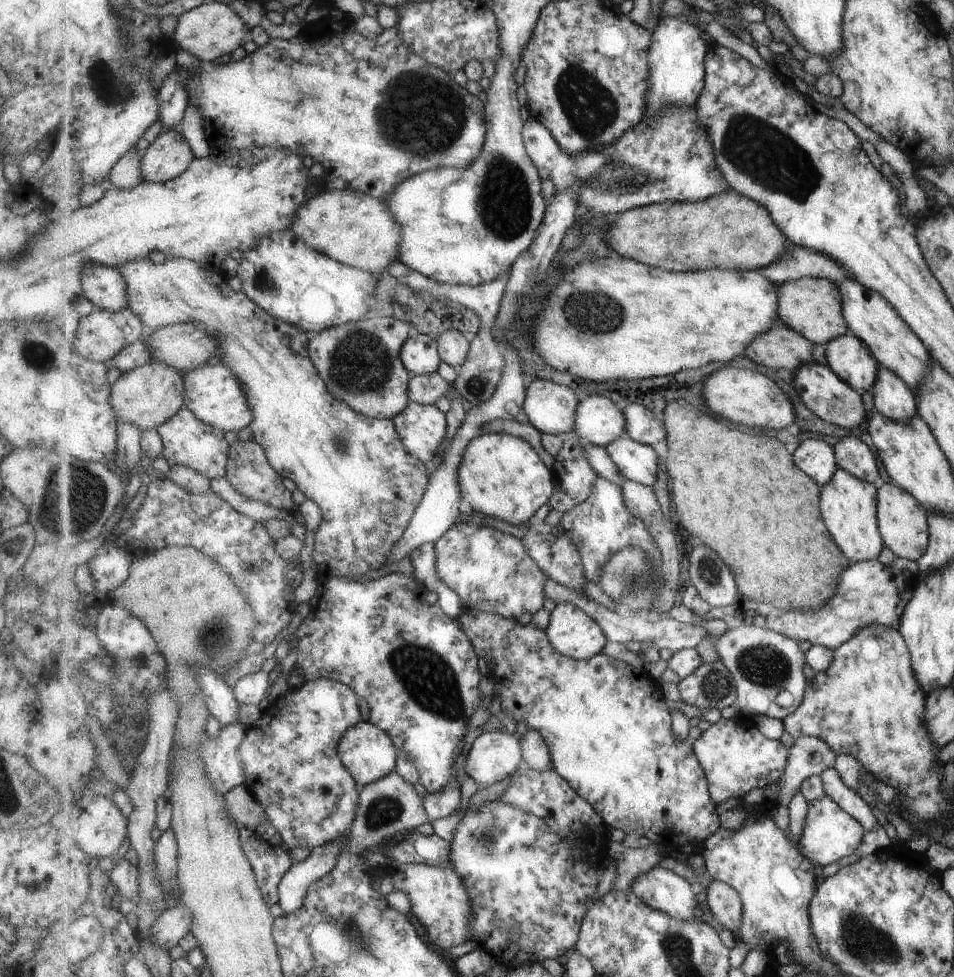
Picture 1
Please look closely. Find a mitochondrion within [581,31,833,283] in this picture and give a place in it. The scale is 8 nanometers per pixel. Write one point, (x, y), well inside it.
(757, 148)

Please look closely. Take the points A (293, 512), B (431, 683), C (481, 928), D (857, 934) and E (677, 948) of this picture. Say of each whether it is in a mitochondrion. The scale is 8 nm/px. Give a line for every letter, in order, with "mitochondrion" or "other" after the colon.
A: other
B: mitochondrion
C: other
D: mitochondrion
E: mitochondrion

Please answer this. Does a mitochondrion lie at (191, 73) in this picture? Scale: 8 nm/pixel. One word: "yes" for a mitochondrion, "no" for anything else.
no

